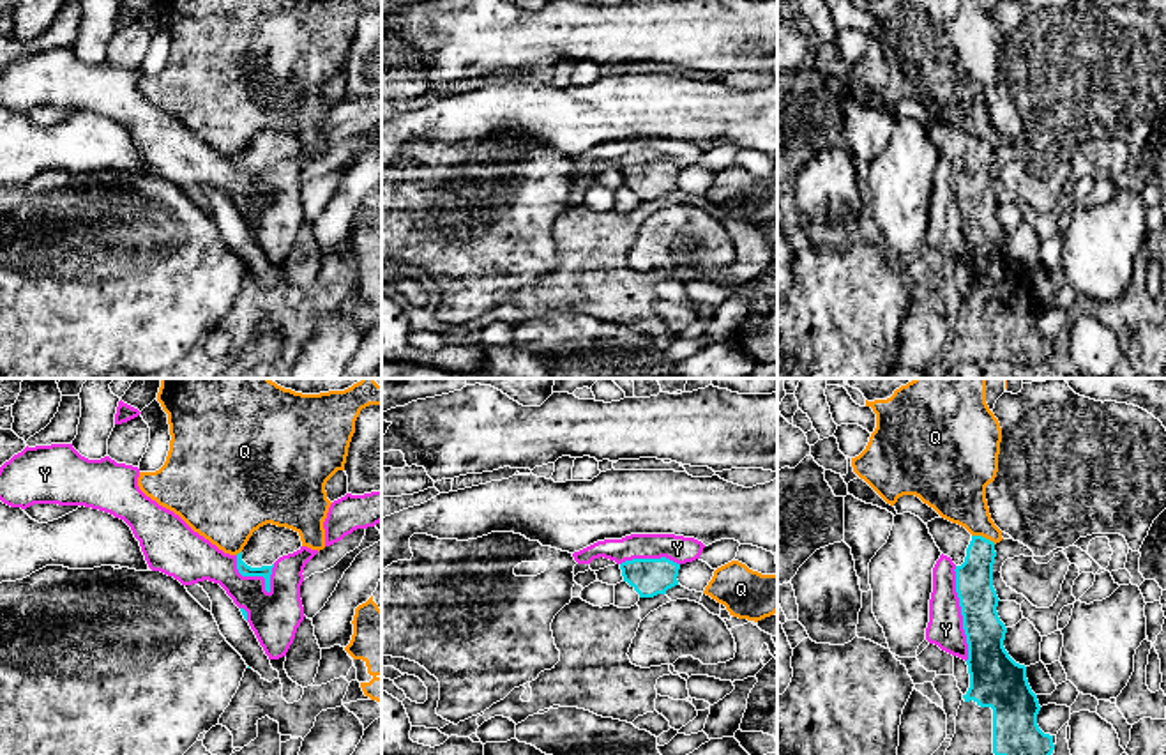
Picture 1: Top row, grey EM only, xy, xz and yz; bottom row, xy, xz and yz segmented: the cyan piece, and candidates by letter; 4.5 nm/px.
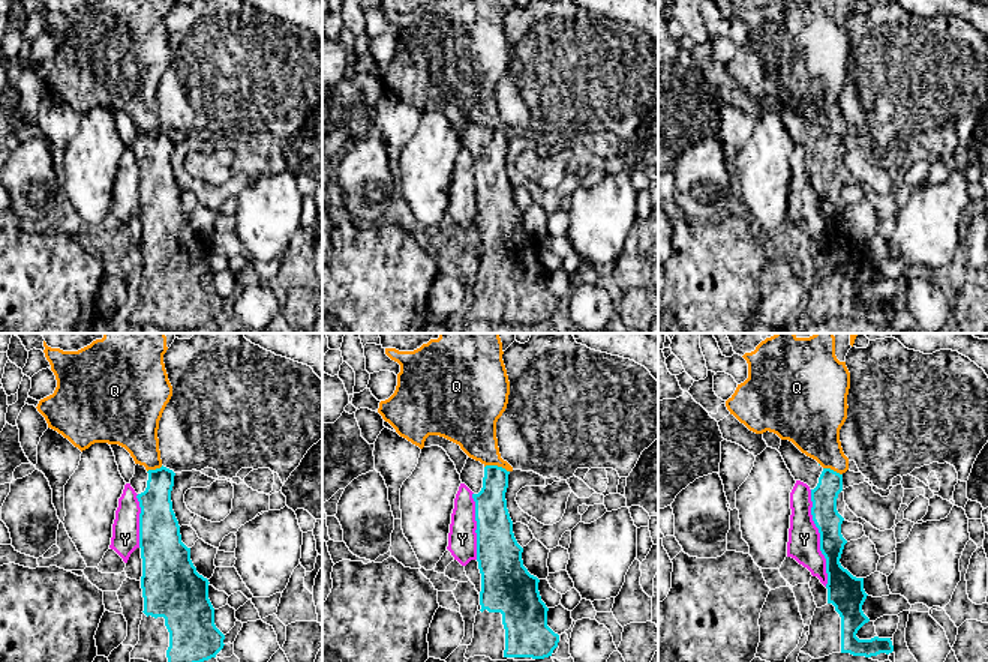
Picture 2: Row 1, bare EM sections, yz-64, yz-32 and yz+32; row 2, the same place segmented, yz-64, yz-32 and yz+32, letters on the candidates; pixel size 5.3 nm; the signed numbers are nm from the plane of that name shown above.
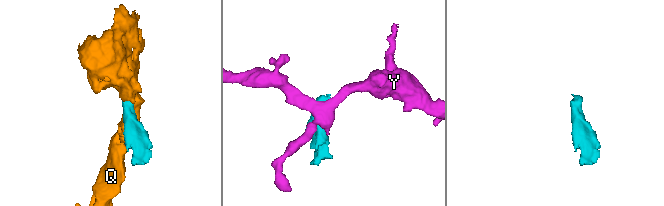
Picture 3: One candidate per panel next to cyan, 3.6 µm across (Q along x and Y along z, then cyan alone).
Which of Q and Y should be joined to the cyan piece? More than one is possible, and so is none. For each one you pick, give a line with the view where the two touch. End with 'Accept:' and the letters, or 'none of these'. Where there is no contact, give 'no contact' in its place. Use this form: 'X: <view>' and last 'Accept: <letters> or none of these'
Accept: none of these

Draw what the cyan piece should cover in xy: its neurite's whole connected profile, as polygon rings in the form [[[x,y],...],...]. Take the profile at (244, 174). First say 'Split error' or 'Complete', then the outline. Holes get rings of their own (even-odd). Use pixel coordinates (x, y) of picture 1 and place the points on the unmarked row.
Split error. [[[267,127],[253,136],[247,149],[237,157],[237,173],[242,180],[263,180],[265,194],[270,196],[270,179],[274,166],[300,154],[299,136]]]

